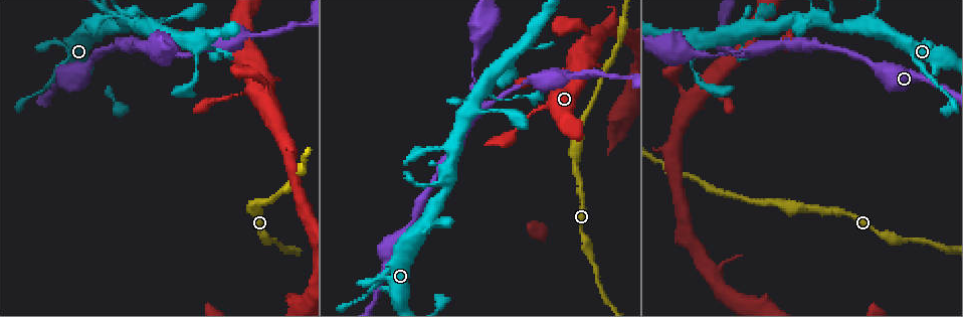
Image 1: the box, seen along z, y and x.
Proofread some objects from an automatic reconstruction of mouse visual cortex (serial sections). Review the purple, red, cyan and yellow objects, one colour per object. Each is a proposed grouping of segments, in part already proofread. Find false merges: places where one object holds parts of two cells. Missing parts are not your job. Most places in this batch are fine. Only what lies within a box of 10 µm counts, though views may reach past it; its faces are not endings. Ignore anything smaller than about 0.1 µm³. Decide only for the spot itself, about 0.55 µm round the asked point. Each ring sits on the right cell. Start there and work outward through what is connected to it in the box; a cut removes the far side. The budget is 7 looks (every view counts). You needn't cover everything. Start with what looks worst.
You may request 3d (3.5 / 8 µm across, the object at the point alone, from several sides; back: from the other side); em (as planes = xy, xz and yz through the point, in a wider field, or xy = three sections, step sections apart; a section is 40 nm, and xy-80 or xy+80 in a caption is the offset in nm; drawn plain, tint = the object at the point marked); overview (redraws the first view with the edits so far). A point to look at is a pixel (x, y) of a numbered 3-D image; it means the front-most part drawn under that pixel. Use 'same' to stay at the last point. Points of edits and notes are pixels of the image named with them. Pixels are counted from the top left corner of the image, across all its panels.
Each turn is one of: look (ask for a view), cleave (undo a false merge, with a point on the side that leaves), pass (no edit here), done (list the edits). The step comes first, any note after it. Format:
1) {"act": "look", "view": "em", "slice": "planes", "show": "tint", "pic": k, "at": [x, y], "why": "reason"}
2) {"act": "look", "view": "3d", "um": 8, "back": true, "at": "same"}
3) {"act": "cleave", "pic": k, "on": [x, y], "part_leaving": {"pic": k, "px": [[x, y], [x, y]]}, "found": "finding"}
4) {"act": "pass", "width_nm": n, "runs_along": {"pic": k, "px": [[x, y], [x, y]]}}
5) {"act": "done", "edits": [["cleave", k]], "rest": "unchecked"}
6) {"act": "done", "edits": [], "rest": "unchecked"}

{"act": "look", "view": "3d", "um": 3.5, "pic": 1, "at": [755, 50], "why": "three arms meet"}

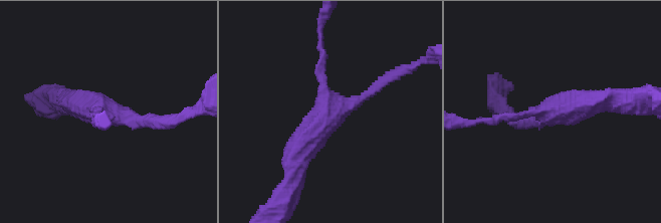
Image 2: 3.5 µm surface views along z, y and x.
{"act": "look", "view": "em", "slice": "xy", "step": 5, "show": "tint", "pic": 2, "at": [332, 114], "arms": 3, "arm_widths_nm": [150, 200, 300], "why": "need the tissue"}

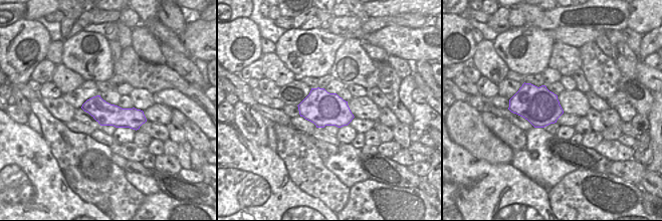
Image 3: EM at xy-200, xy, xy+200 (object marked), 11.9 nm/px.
{"act": "pass", "runs_along": {"pic": 2, "px": [[298, 166], [333, 115], [323, 52]]}, "found": "all the same cell"}

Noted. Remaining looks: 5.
{"act": "look", "view": "3d", "um": 3.5, "pic": 1, "at": [827, 23], "why": "four-way junction"}

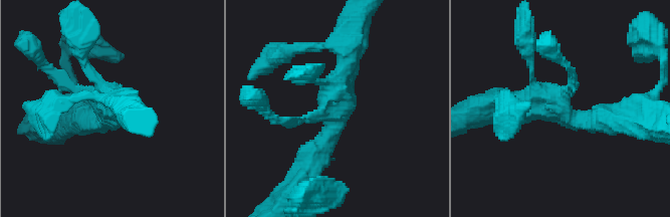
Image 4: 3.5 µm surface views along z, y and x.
{"act": "look", "view": "em", "slice": "xy", "step": 1, "show": "tint", "pic": 4, "at": [109, 111], "arms": 4, "arm_widths_nm": [100, 150, 300, 400]}

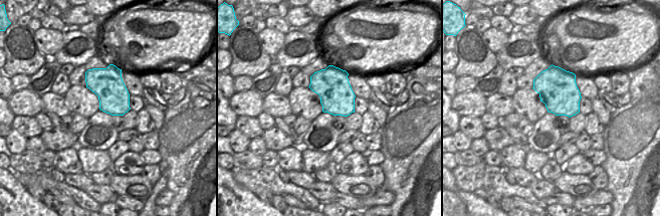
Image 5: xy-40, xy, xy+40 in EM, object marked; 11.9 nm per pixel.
{"act": "pass", "width_nm": 420, "runs_along": {"pic": 4, "px": [[306, 164], [338, 123], [347, 45]]}, "found": "one cell here"}

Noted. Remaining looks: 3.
{"act": "look", "view": "3d", "um": 8, "pic": 1, "at": [568, 66], "why": "calibre changes"}

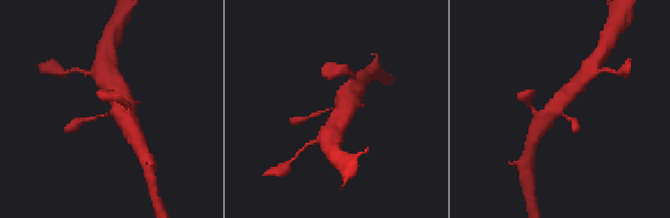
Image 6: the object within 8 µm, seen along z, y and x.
{"act": "look", "view": "3d", "um": 3.5, "back": true, "at": "same", "why": "closer look"}

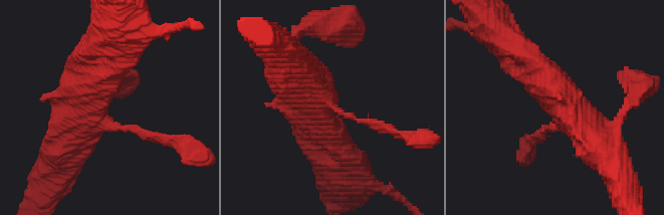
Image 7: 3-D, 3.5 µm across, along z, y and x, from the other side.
{"act": "look", "view": "em", "slice": "xy", "step": 2, "show": "tint", "pic": 7, "at": [101, 118]}

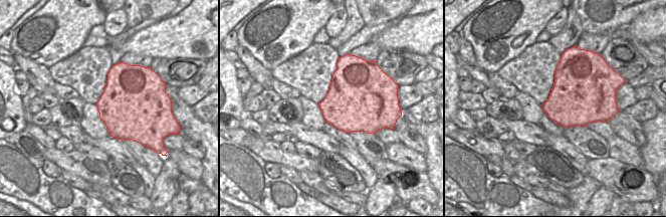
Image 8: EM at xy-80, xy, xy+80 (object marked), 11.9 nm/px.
{"act": "pass", "runs_along": {"pic": 7, "px": [[96, 72], [84, 106], [156, 137]]}, "found": "continuous, no second cell"}

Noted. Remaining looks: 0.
{"act": "done", "edits": [], "rest": "unchecked"}

